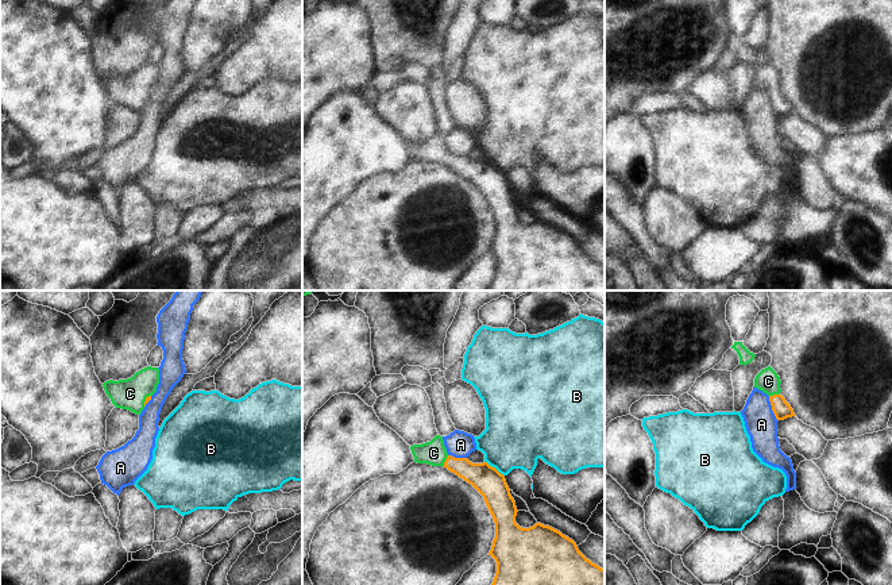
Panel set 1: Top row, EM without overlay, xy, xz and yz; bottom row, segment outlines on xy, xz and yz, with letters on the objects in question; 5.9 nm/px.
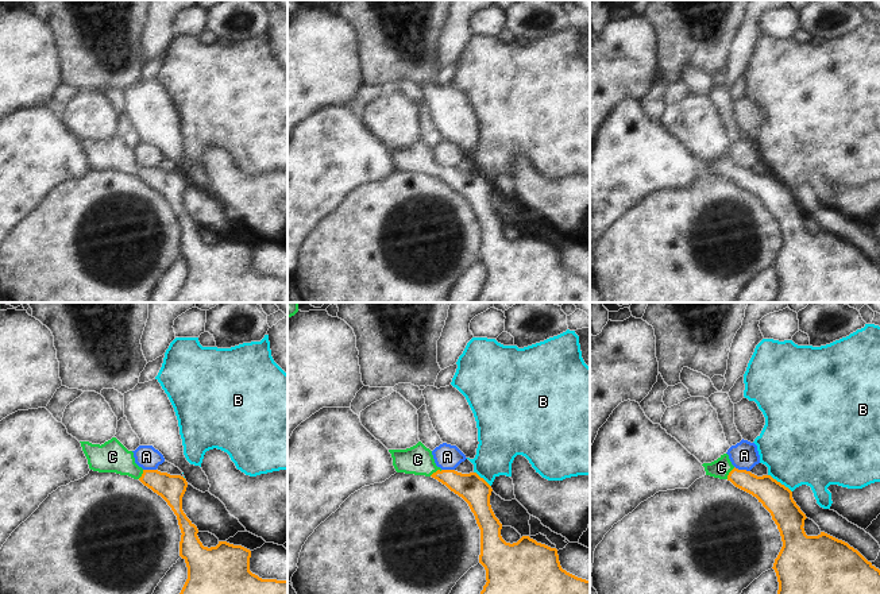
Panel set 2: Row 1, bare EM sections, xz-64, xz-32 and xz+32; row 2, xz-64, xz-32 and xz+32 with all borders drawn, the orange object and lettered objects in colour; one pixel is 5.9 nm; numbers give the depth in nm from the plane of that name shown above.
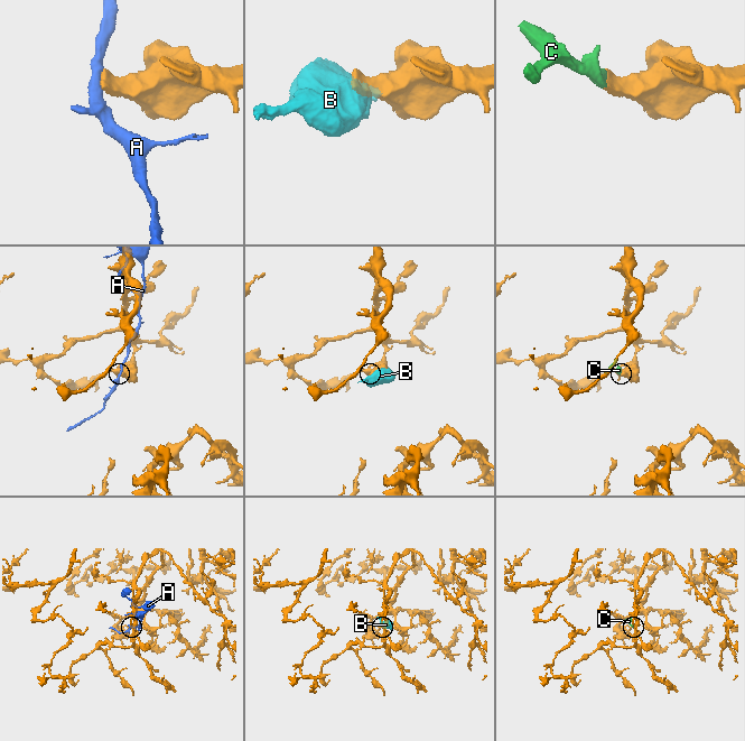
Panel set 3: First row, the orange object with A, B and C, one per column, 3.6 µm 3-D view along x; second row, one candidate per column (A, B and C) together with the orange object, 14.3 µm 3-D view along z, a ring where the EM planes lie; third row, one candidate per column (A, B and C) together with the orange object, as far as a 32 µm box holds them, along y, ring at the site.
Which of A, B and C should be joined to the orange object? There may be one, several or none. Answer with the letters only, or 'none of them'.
C

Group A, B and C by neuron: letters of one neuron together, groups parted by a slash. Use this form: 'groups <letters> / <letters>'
groups A / B / C

